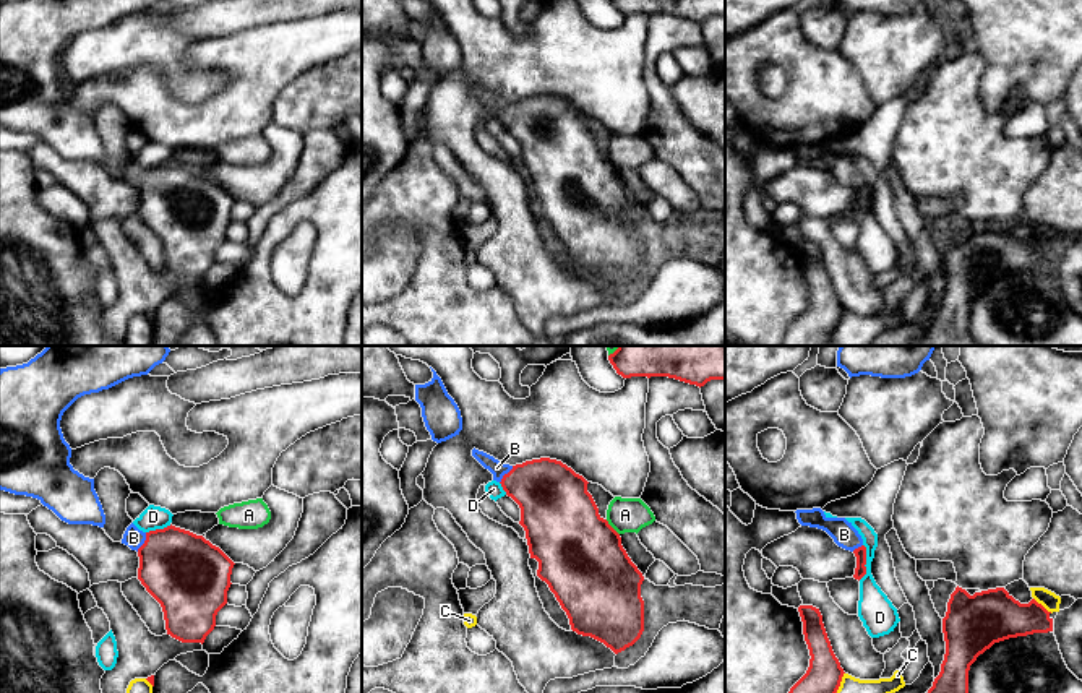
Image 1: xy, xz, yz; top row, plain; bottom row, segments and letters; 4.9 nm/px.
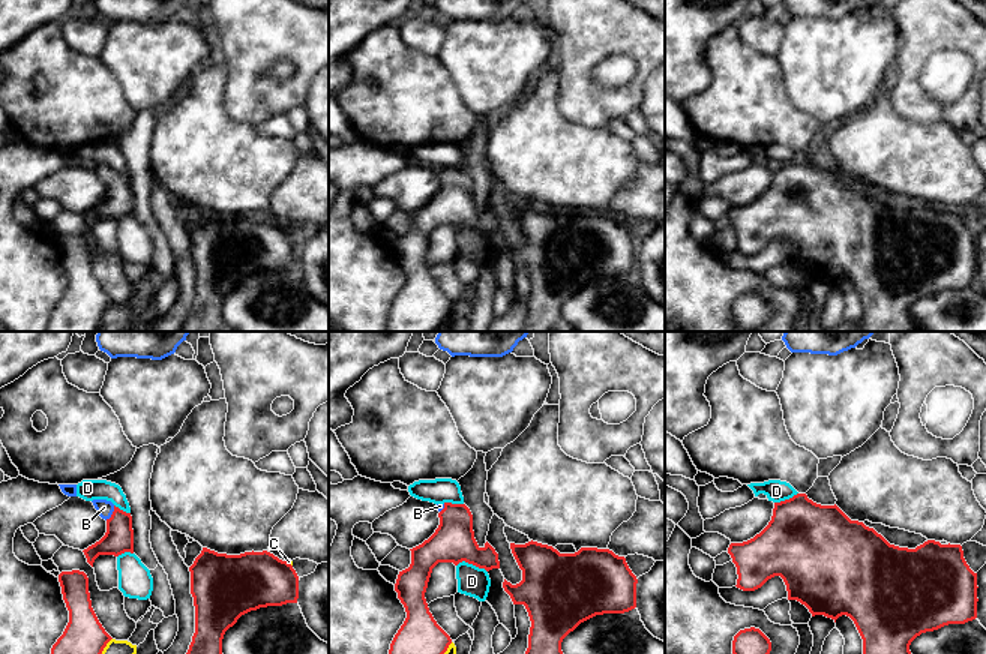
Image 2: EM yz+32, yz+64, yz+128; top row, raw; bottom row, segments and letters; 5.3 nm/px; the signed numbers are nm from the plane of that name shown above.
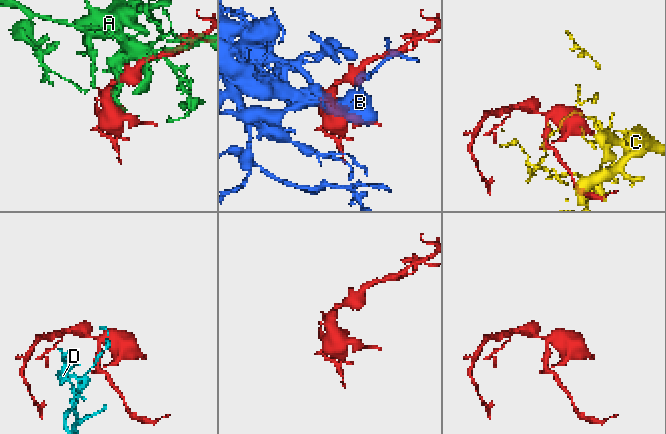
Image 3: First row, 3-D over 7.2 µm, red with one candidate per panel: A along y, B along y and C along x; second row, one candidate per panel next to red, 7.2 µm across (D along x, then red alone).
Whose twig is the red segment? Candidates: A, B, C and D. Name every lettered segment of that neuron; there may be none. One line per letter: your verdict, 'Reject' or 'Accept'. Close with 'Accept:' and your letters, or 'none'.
A: Reject
B: Accept
C: Reject
D: Reject
Accept: B

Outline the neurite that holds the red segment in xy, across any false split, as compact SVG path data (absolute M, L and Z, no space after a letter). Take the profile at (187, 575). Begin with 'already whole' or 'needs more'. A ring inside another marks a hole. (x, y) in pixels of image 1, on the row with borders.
needs more; M133 523L127 527L122 544L138 552L138 579L161 604L167 635L182 643L204 643L216 626L217 612L227 604L234 562L203 536L167 526L149 532Z

